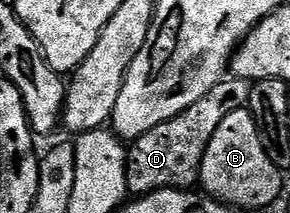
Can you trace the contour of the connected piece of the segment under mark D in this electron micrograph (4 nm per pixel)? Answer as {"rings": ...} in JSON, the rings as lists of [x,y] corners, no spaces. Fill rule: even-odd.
{"rings":[[[231,75],[222,79],[200,102],[188,106],[184,114],[176,114],[168,122],[148,130],[139,140],[129,145],[126,154],[126,187],[135,197],[147,196],[150,192],[158,192],[162,188],[191,187],[190,183],[198,180],[198,172],[202,169],[204,150],[208,150],[208,142],[212,142],[212,134],[236,110],[247,107],[250,102],[251,81],[242,80]]]}

